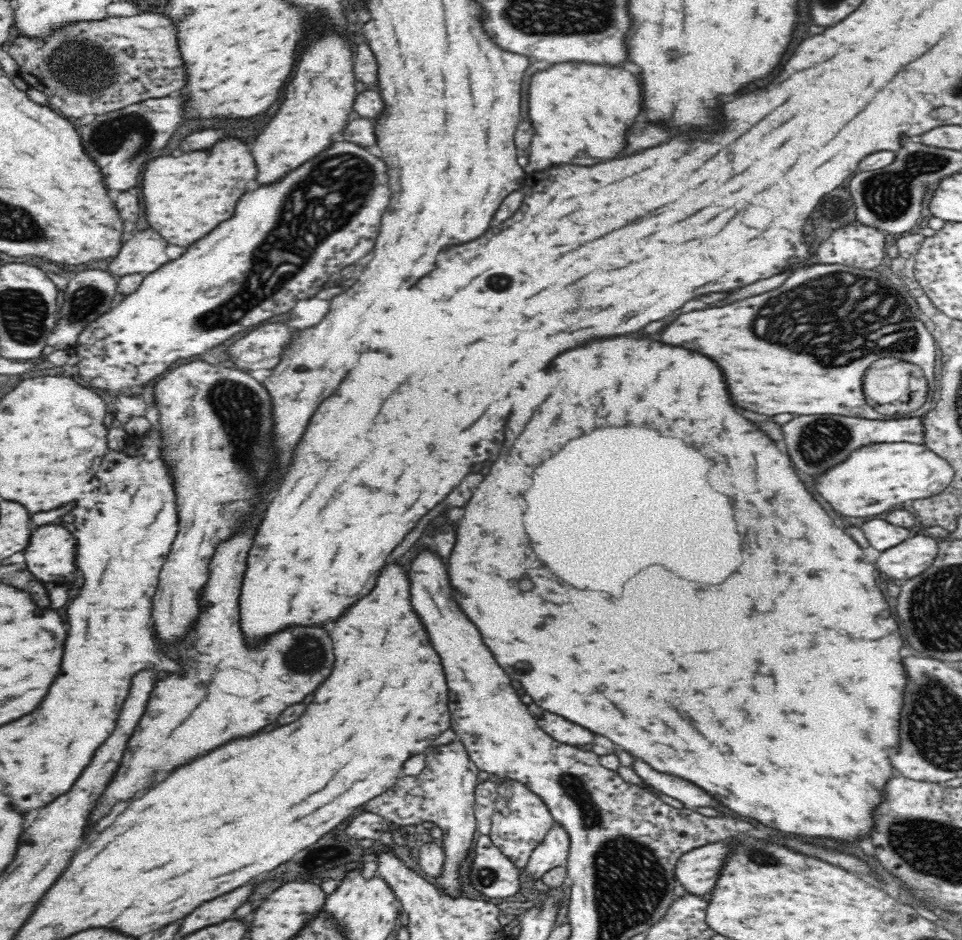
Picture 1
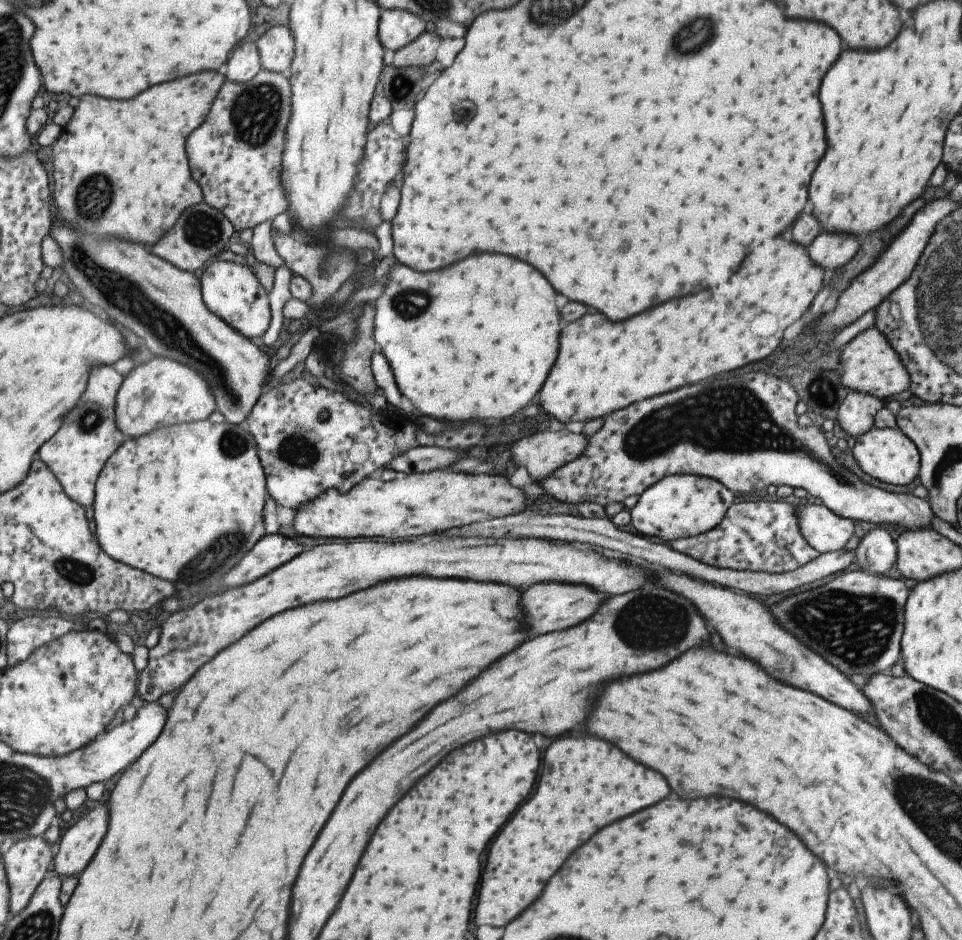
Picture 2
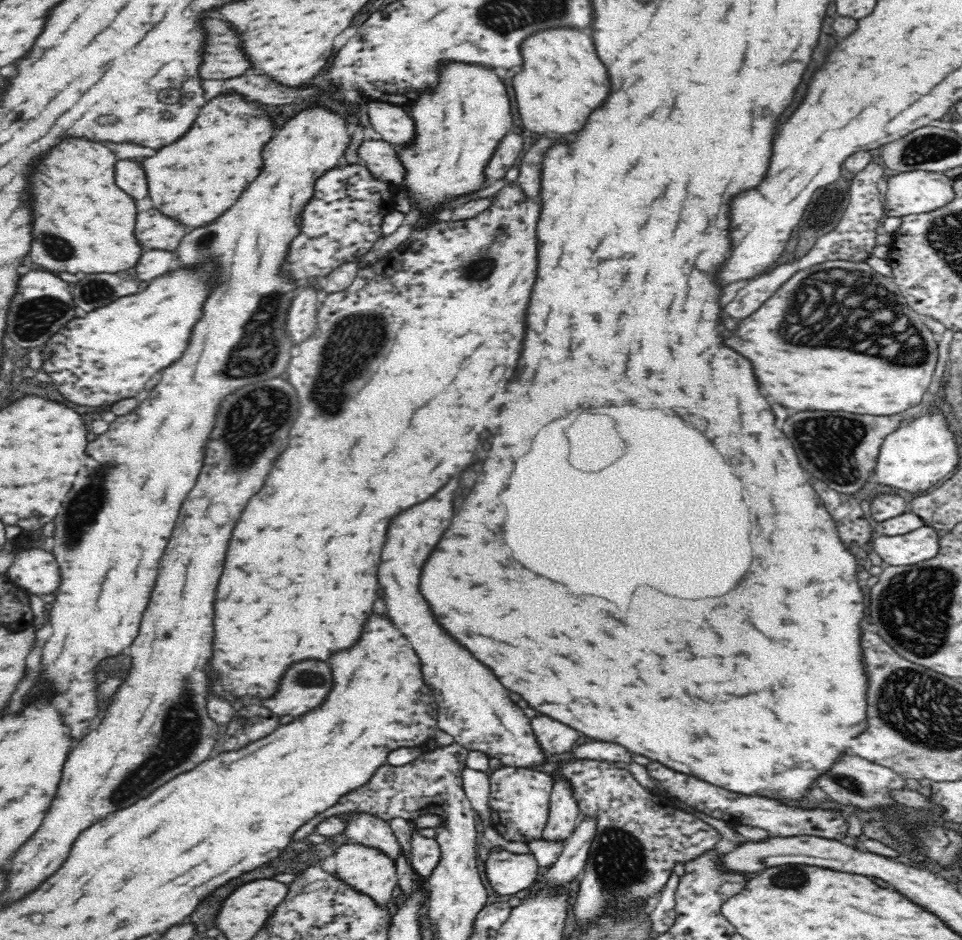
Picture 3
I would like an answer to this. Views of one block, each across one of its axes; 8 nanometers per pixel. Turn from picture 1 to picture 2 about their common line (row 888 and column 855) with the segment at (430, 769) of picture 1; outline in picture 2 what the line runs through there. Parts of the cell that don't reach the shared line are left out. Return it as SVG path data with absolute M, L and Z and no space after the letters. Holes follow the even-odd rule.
M869 428L863 435L857 436L850 443L853 459L859 468L871 478L885 484L909 484L917 477L918 451L915 444L898 429Z

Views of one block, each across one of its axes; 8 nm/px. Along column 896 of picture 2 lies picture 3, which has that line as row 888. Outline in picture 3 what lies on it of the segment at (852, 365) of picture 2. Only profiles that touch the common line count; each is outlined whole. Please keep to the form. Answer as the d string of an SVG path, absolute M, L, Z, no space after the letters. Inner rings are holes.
M344 843L335 851L335 874L340 880L350 884L350 887L371 896L379 904L394 903L392 891L398 884L396 876L395 859L390 858L380 848L366 846L365 844Z

